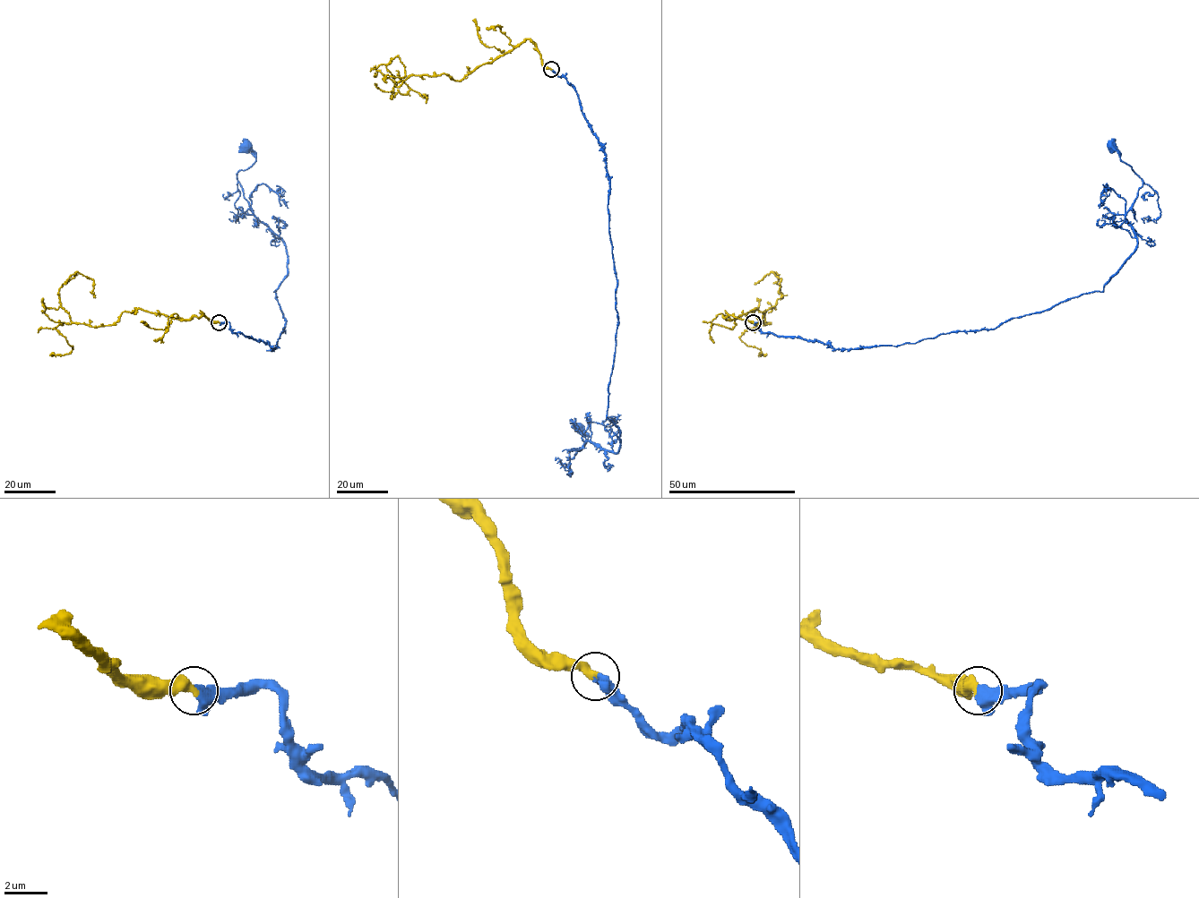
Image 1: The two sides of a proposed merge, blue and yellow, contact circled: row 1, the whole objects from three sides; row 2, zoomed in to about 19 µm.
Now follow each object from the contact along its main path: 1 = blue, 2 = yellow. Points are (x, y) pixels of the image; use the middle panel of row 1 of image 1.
1: (551, 70), (604, 151), (617, 286), (607, 417), (620, 448), (587, 441), (571, 457), (588, 437), (576, 429)
2: (551, 70), (525, 39), (459, 81), (409, 75), (393, 89), (392, 98), (412, 89), (426, 97), (426, 103)

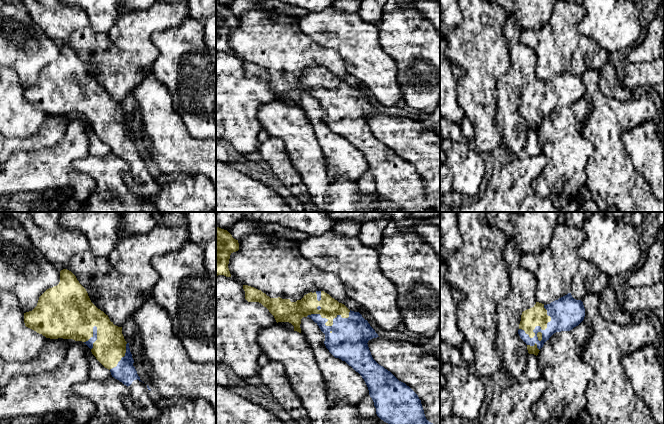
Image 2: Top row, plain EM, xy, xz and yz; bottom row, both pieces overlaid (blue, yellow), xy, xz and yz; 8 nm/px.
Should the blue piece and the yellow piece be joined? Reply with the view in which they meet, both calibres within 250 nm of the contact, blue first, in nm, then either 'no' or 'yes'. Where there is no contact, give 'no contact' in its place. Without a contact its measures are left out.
yz | 260/160 nm | yes

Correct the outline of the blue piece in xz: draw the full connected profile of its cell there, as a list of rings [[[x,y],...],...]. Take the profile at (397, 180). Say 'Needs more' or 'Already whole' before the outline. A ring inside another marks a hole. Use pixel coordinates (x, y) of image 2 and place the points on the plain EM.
Needs more. [[[243,61],[243,65],[248,78],[261,79],[274,92],[277,99],[289,98],[294,102],[294,107],[301,109],[301,95],[311,94],[325,110],[324,120],[329,128],[335,134],[345,137],[362,152],[374,178],[377,192],[397,204],[402,212],[436,212],[434,201],[426,195],[418,171],[373,135],[367,119],[379,112],[359,88],[349,86],[324,67],[310,68],[301,76],[291,78],[290,75],[280,73],[270,74],[261,66],[248,61]]]

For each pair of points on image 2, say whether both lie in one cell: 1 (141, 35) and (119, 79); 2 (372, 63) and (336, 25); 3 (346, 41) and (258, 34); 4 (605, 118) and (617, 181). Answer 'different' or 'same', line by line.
1: same
2: same
3: different
4: same

